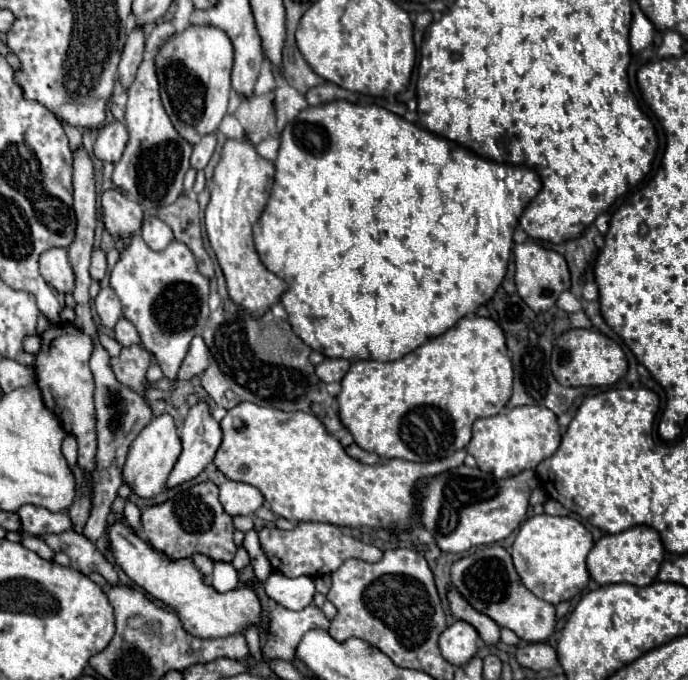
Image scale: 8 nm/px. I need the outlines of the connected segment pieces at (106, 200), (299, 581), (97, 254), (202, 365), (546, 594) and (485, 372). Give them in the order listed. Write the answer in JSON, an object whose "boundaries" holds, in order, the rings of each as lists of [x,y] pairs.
{"boundaries":[[[[111,189],[103,193],[103,223],[105,229],[113,235],[119,235],[125,239],[125,243],[129,241],[129,237],[141,229],[143,223],[143,209],[139,207],[139,203],[129,201],[119,189]]],[[[273,573],[265,583],[267,595],[287,609],[305,609],[313,603],[315,581],[313,577],[285,577],[281,573]]],[[[95,247],[93,253],[91,253],[91,277],[97,279],[97,281],[101,281],[103,275],[105,275],[105,271],[107,271],[105,253],[99,247]]],[[[193,337],[191,341],[191,347],[187,351],[187,357],[179,369],[179,375],[177,379],[193,379],[197,375],[201,375],[205,369],[209,367],[209,349],[203,341],[203,337]]],[[[533,515],[521,527],[513,541],[513,563],[523,585],[539,599],[557,605],[579,595],[587,581],[587,553],[593,547],[591,533],[571,516]]],[[[463,317],[455,327],[451,327],[447,333],[435,337],[435,339],[429,339],[425,345],[421,345],[419,349],[403,355],[401,359],[395,359],[395,361],[389,361],[389,363],[381,363],[381,361],[355,361],[351,365],[351,369],[347,371],[347,375],[343,377],[341,381],[341,393],[337,395],[337,403],[339,403],[339,419],[341,423],[351,431],[355,443],[365,449],[365,451],[371,451],[371,453],[377,453],[381,457],[387,457],[387,459],[405,459],[405,461],[437,461],[437,459],[443,459],[443,457],[449,457],[453,455],[455,451],[459,449],[465,449],[467,443],[471,441],[471,425],[475,419],[479,417],[491,417],[491,415],[497,415],[509,401],[511,397],[511,385],[513,385],[513,367],[511,367],[511,359],[507,355],[507,347],[505,347],[505,335],[501,331],[501,327],[493,321],[493,319],[487,319],[487,317]]]]}

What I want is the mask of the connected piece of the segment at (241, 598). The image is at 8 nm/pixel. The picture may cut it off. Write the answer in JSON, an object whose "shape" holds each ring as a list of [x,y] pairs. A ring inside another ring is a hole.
{"shape":[[[115,523],[113,527],[109,527],[109,541],[111,541],[111,551],[117,559],[117,563],[123,567],[123,571],[129,575],[129,579],[139,585],[141,589],[145,589],[151,597],[171,605],[177,613],[179,613],[179,619],[183,621],[183,627],[191,633],[191,635],[197,635],[197,637],[225,637],[225,635],[233,635],[233,633],[241,633],[247,629],[247,625],[257,625],[259,619],[261,619],[261,605],[259,605],[259,599],[255,595],[255,591],[249,587],[251,579],[255,577],[253,575],[253,567],[245,567],[239,575],[241,579],[241,587],[239,589],[233,589],[229,593],[217,593],[213,587],[205,585],[203,581],[203,575],[199,573],[199,569],[193,565],[191,559],[169,559],[167,555],[163,553],[157,553],[153,547],[149,547],[147,541],[143,541],[141,537],[137,537],[133,533],[134,529],[127,525],[127,523]]]}

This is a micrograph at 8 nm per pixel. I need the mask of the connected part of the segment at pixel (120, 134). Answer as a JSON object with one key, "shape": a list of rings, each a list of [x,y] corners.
{"shape":[[[113,121],[113,123],[109,123],[109,125],[99,129],[99,137],[95,141],[93,153],[101,161],[117,163],[121,159],[121,155],[123,155],[125,143],[127,143],[125,125],[121,125],[119,121]]]}

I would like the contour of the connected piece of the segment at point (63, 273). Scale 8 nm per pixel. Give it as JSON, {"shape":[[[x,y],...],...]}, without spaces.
{"shape":[[[49,249],[39,259],[43,279],[59,293],[71,293],[75,289],[75,273],[67,257],[67,249]]]}

